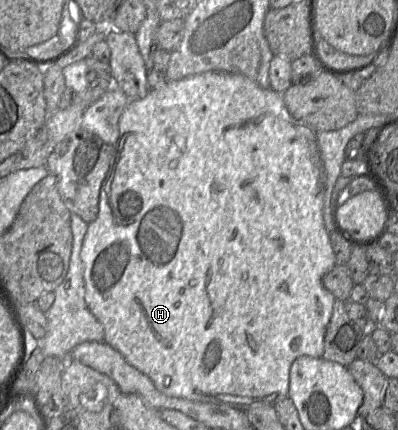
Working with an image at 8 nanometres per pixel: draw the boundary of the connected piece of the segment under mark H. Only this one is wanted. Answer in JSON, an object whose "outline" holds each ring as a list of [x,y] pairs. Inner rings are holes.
{"outline":[[[209,71],[181,80],[168,81],[161,88],[150,89],[145,97],[130,100],[119,119],[119,140],[115,146],[113,163],[101,186],[98,216],[88,225],[81,250],[81,259],[84,263],[85,301],[91,313],[104,326],[104,341],[118,350],[131,365],[146,374],[159,391],[171,397],[229,404],[237,408],[247,408],[253,404],[274,405],[288,397],[290,367],[293,361],[301,356],[320,358],[323,355],[325,330],[335,302],[333,294],[322,284],[325,274],[336,265],[335,254],[323,219],[326,187],[327,175],[317,145],[317,131],[292,118],[284,104],[282,93],[271,88],[263,89],[244,75]]]}

